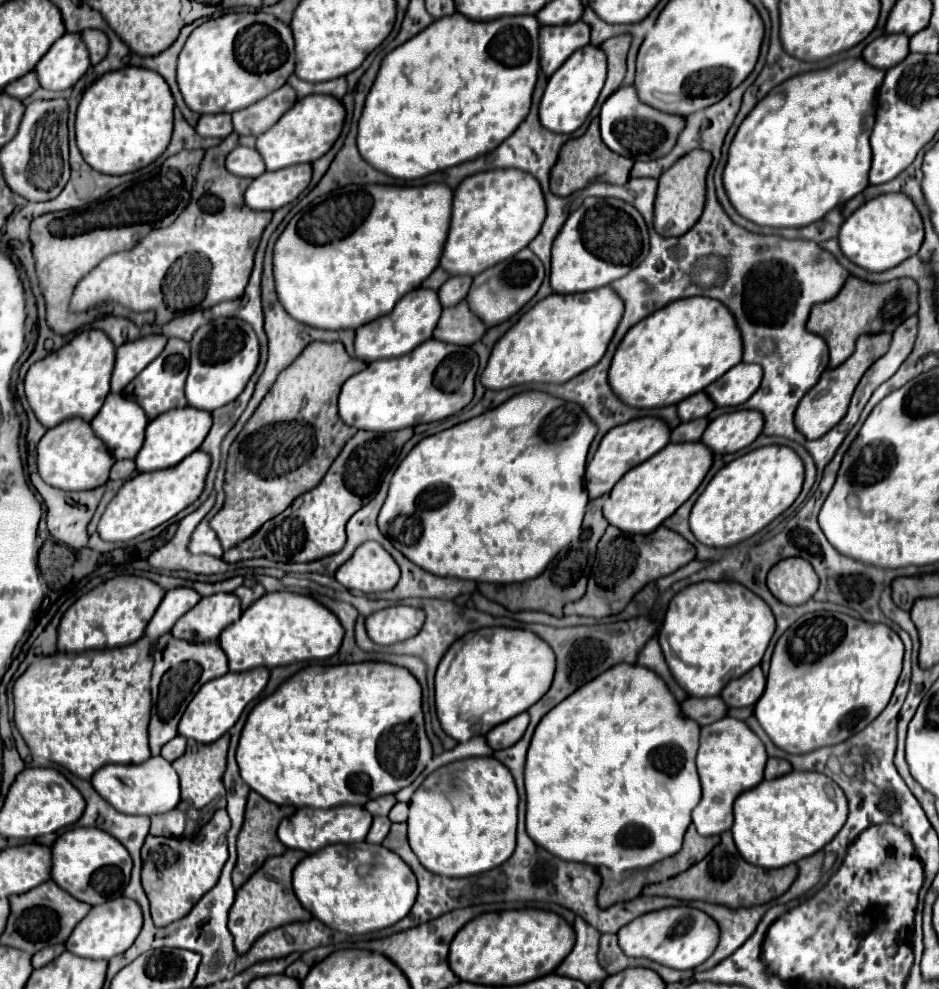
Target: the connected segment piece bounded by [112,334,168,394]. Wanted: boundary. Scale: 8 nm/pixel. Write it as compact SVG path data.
M162 334L146 336L142 340L122 344L116 350L116 366L112 372L112 392L118 394L132 378L136 378L166 346L168 338Z

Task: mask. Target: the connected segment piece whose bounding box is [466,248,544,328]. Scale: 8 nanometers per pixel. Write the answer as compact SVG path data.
M524 248L516 256L474 276L466 302L468 302L470 312L474 312L490 328L490 326L496 326L496 324L508 320L510 316L514 316L538 292L542 280L544 280L542 262L538 260L538 256L534 252Z

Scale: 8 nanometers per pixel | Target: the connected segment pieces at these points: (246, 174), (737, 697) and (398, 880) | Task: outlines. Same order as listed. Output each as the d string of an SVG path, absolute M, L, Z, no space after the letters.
M238 146L234 148L228 158L226 158L226 170L232 172L234 176L242 176L242 178L256 178L260 174L264 174L264 160L260 158L260 154L254 148L246 148L246 146Z
M756 666L750 672L746 672L746 676L738 678L738 680L732 680L722 690L722 700L726 702L728 708L754 706L764 692L764 684L766 684L766 678L762 674L762 668Z
M332 844L306 856L292 876L300 904L332 930L360 936L384 930L408 916L416 900L416 878L408 864L380 844Z

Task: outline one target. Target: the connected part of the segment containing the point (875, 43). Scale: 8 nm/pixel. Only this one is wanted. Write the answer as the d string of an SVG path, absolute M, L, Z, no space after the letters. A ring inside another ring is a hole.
M884 34L876 40L872 40L864 52L862 58L866 64L878 68L878 70L888 70L894 64L900 64L906 56L910 54L908 50L908 36L902 34Z

